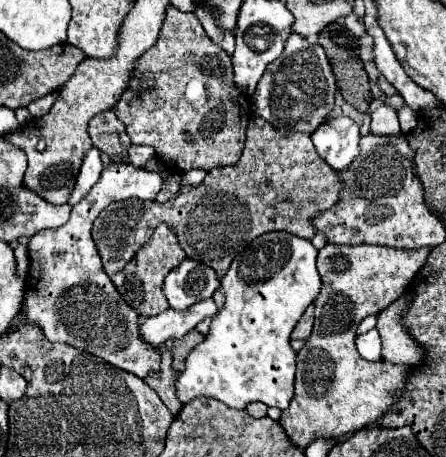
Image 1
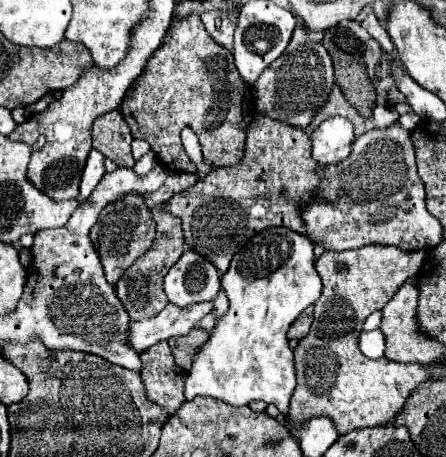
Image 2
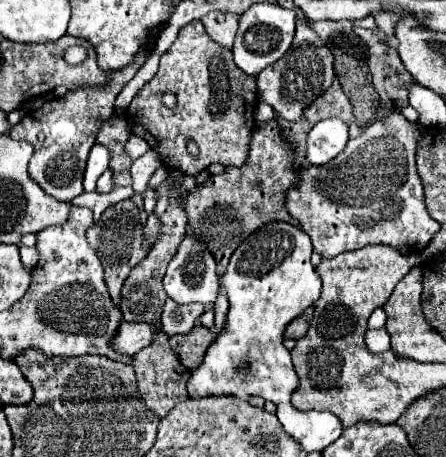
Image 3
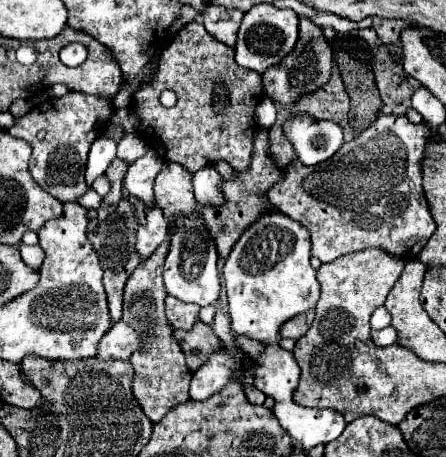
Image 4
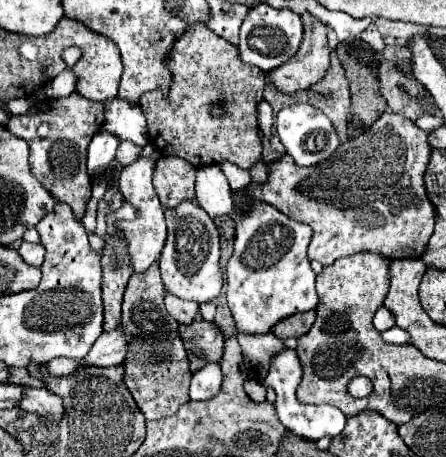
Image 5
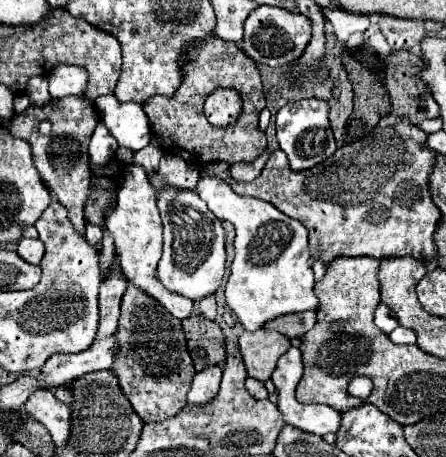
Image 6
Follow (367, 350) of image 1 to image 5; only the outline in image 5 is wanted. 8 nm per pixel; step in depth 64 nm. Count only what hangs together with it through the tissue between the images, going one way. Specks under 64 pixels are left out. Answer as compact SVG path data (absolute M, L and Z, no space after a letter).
M394 326L394 328L390 328L388 332L382 332L382 340L384 340L386 344L404 344L404 342L408 340L408 332L404 332L402 328Z

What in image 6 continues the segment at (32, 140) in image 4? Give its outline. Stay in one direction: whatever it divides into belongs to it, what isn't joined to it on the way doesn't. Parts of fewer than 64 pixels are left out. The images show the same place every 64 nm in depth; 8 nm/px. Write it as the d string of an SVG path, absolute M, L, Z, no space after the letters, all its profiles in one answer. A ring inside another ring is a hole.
M76 96L74 100L66 100L66 98L60 100L60 108L52 104L30 106L26 112L16 114L10 120L10 134L26 140L32 146L32 160L42 182L56 194L58 202L68 208L68 218L72 220L74 230L80 234L84 234L84 226L86 226L84 200L88 200L88 188L90 188L88 142L98 122L100 122L100 114L96 106ZM42 120L48 120L52 124L52 132L48 136L42 136L38 132L38 124Z

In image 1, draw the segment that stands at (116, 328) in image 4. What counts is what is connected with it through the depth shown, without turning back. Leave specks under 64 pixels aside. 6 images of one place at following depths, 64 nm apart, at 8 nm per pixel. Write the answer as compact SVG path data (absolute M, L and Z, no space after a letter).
M212 298L202 300L200 304L194 304L184 312L176 312L168 308L158 316L146 318L140 324L140 334L148 344L162 346L170 338L182 338L184 334L194 330L198 322L202 322L204 318L214 318L216 314L218 314L218 308Z

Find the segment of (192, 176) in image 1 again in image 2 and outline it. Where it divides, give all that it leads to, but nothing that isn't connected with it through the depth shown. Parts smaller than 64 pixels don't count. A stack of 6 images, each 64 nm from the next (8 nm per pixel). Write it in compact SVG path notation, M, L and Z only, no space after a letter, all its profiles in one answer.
M185 128L181 132L181 140L186 153L197 167L197 172L194 176L198 180L202 180L212 168L203 162L201 146L196 134L190 128Z

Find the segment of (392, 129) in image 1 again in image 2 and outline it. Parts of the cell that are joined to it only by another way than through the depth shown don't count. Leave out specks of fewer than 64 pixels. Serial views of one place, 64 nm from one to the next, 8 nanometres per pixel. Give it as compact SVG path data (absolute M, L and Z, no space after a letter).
M386 106L374 108L374 126L376 128L390 128L396 122L398 122L398 112L394 108L386 108Z

